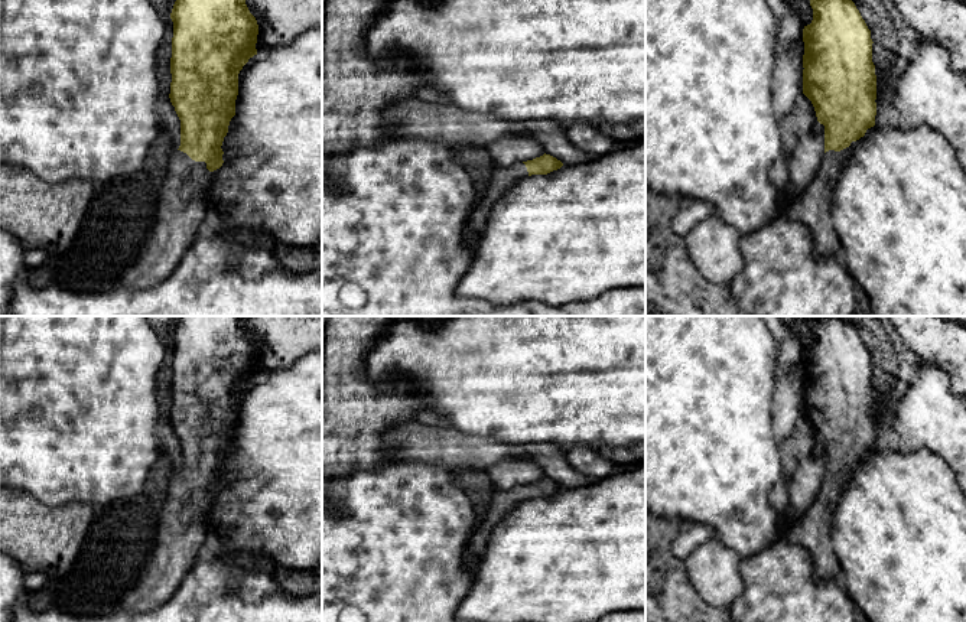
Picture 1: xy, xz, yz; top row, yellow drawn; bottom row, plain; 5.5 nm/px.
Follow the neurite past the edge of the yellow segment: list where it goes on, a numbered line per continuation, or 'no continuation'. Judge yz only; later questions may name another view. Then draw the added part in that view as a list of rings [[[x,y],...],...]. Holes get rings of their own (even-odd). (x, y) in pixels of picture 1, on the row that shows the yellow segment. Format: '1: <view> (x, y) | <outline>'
1: yz (813, 208) | [[[852,141],[849,147],[823,153],[814,176],[796,203],[781,205],[780,215],[803,222],[811,231],[813,251],[819,257],[843,258],[843,248],[839,235],[833,227],[832,202],[836,180],[843,163],[856,146]]]

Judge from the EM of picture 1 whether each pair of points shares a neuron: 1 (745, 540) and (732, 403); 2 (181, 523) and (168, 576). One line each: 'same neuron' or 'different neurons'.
1: same neuron
2: same neuron

